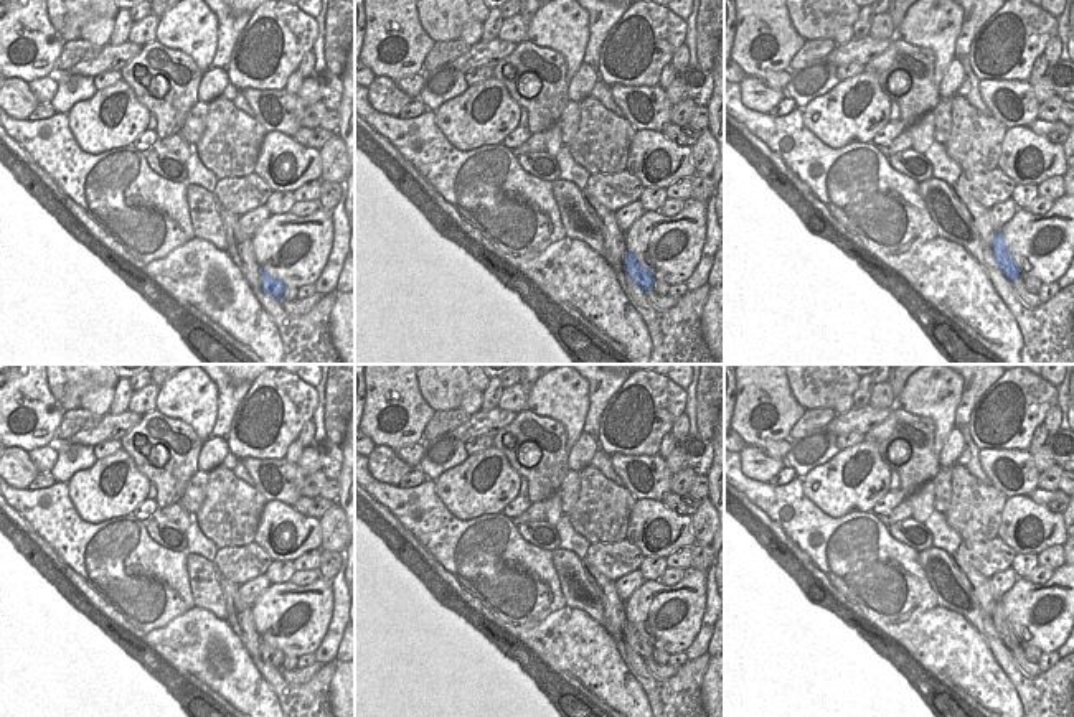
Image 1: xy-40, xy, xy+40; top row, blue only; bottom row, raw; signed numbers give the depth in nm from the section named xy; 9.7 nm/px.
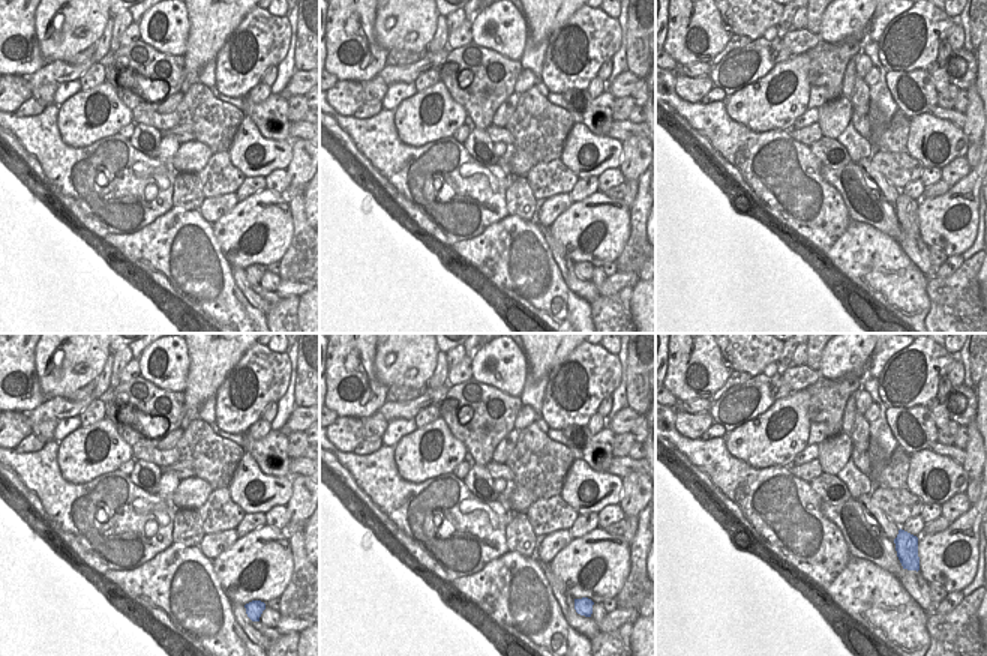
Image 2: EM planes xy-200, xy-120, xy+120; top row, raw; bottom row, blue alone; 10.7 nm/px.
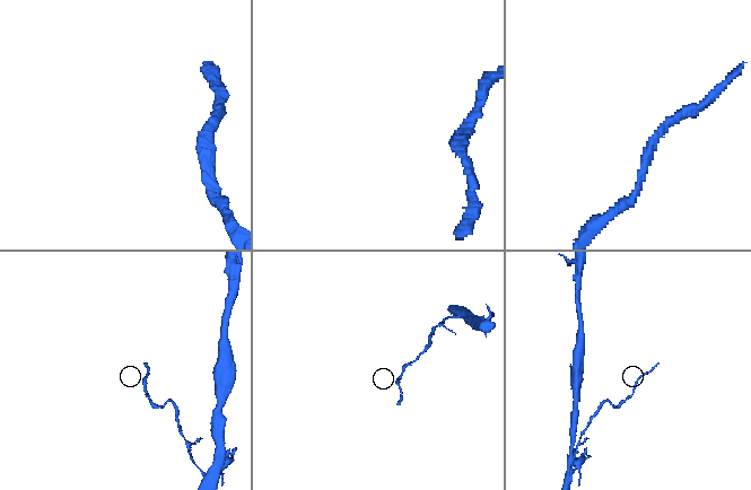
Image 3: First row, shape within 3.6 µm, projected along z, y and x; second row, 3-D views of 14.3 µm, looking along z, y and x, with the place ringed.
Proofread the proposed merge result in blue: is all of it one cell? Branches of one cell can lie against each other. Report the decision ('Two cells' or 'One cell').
One cell.

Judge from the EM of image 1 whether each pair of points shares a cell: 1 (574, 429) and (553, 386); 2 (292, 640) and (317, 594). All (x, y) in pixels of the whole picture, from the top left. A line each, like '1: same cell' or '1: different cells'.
1: same cell
2: same cell

